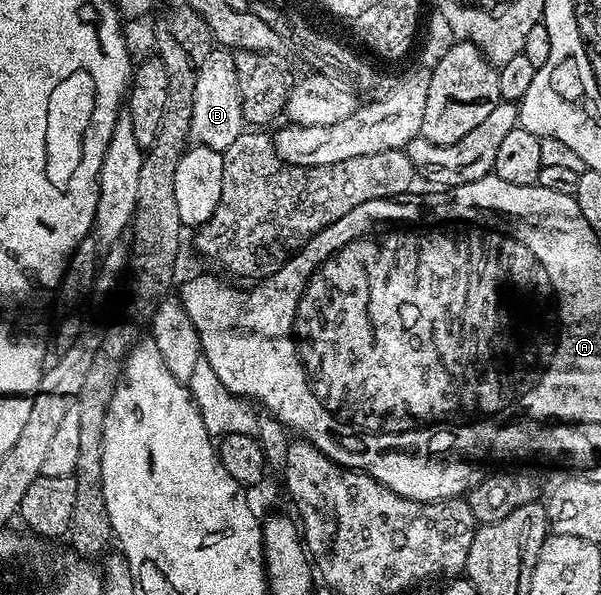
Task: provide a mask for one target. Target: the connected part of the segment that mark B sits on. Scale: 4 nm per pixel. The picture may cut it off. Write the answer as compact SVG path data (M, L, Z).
M213 48L209 56L199 69L197 76L197 88L193 88L193 120L191 121L191 138L198 145L208 146L210 150L220 152L229 148L233 140L237 140L239 134L244 133L245 123L243 121L243 109L241 108L241 96L239 95L239 85L237 84L237 72L235 71L235 55L226 48Z

